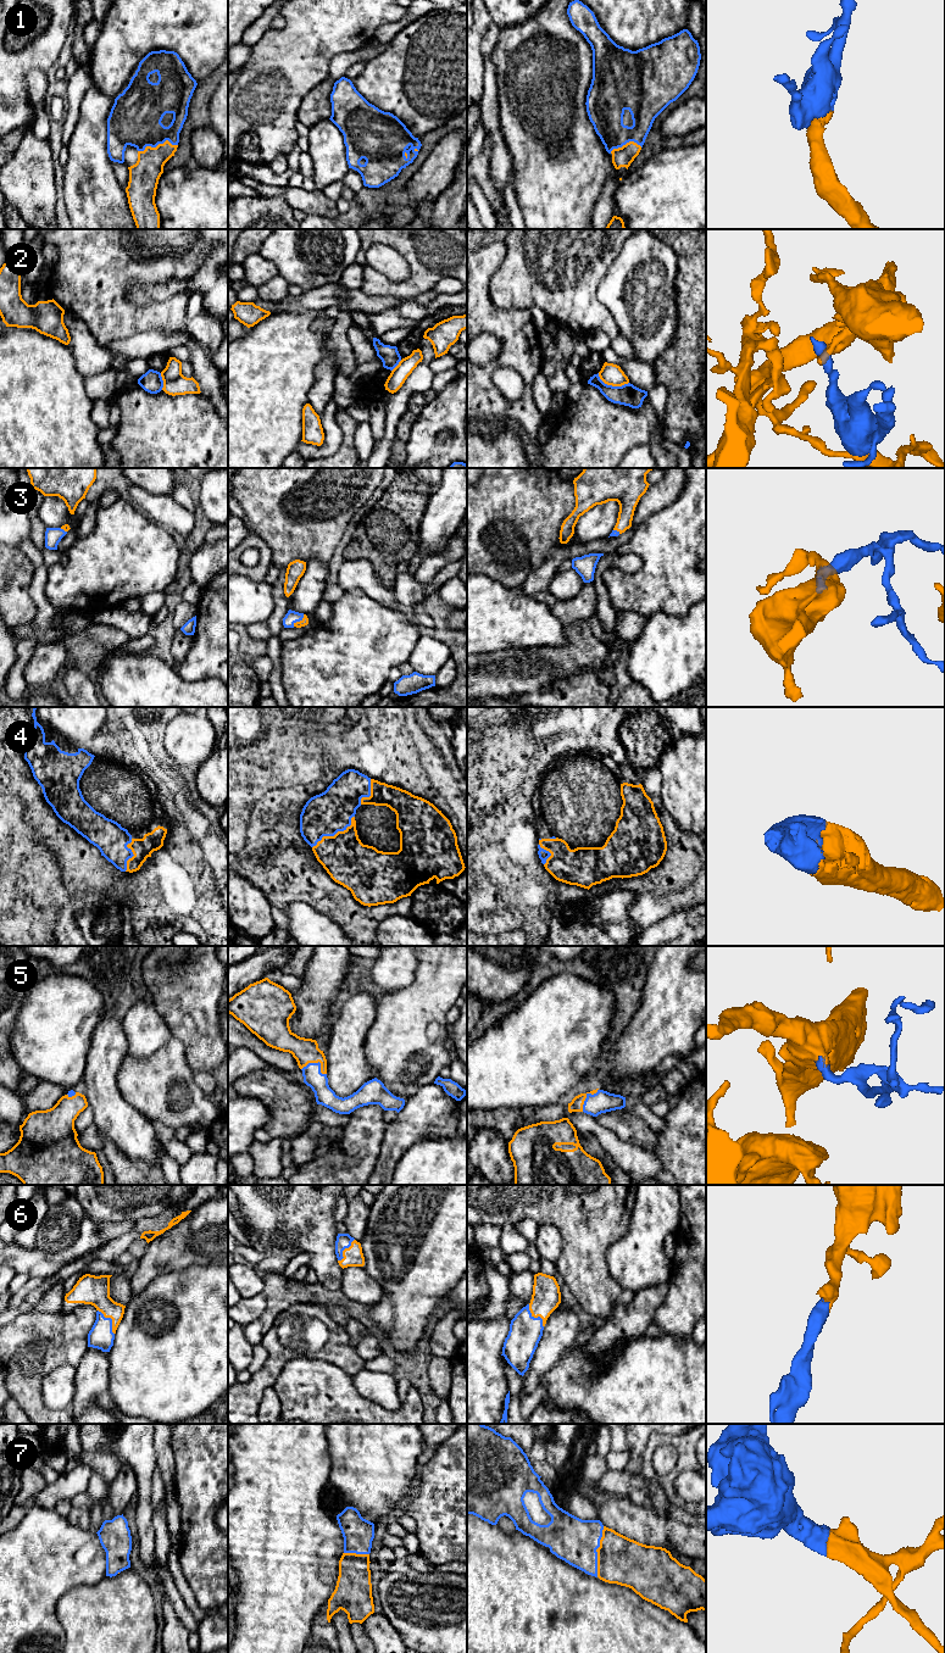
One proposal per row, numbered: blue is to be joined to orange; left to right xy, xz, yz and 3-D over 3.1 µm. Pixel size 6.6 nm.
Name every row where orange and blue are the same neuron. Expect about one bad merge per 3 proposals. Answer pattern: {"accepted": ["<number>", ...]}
{"accepted": ["1", "3", "4", "5", "6", "7"]}

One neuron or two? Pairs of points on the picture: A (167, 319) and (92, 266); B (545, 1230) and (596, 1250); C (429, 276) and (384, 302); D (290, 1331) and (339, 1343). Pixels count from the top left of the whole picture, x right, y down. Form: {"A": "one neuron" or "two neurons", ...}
{"A": "one neuron", "B": "two neurons", "C": "two neurons", "D": "one neuron"}

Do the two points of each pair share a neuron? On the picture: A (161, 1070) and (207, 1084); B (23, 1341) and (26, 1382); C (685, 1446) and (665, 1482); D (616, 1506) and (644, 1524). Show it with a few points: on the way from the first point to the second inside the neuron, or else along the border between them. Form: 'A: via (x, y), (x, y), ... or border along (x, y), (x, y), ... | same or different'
A: border along (193, 1073), (196, 1084), (212, 1098) | different
B: via (24, 1351), (24, 1373) | same
C: via (685, 1454), (685, 1462), (673, 1474) | same
D: via (623, 1513), (637, 1523) | same

